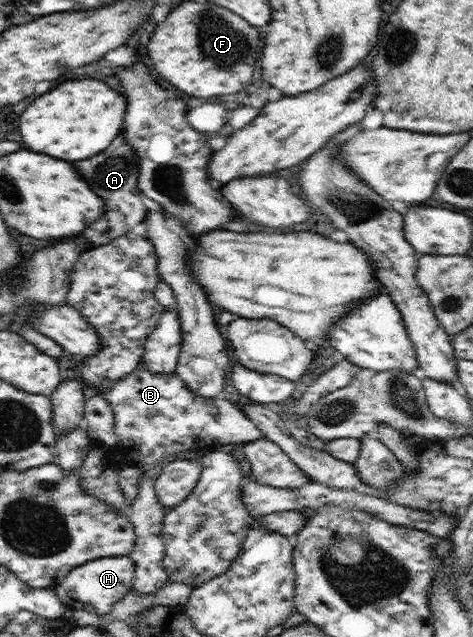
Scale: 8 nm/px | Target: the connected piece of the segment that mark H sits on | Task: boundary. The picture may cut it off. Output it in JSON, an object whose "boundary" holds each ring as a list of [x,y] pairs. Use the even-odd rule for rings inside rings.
{"boundary":[[[127,555],[94,559],[72,569],[54,589],[67,608],[84,609],[97,615],[106,615],[121,597],[125,597],[127,592],[133,590],[135,570],[134,561]]]}

